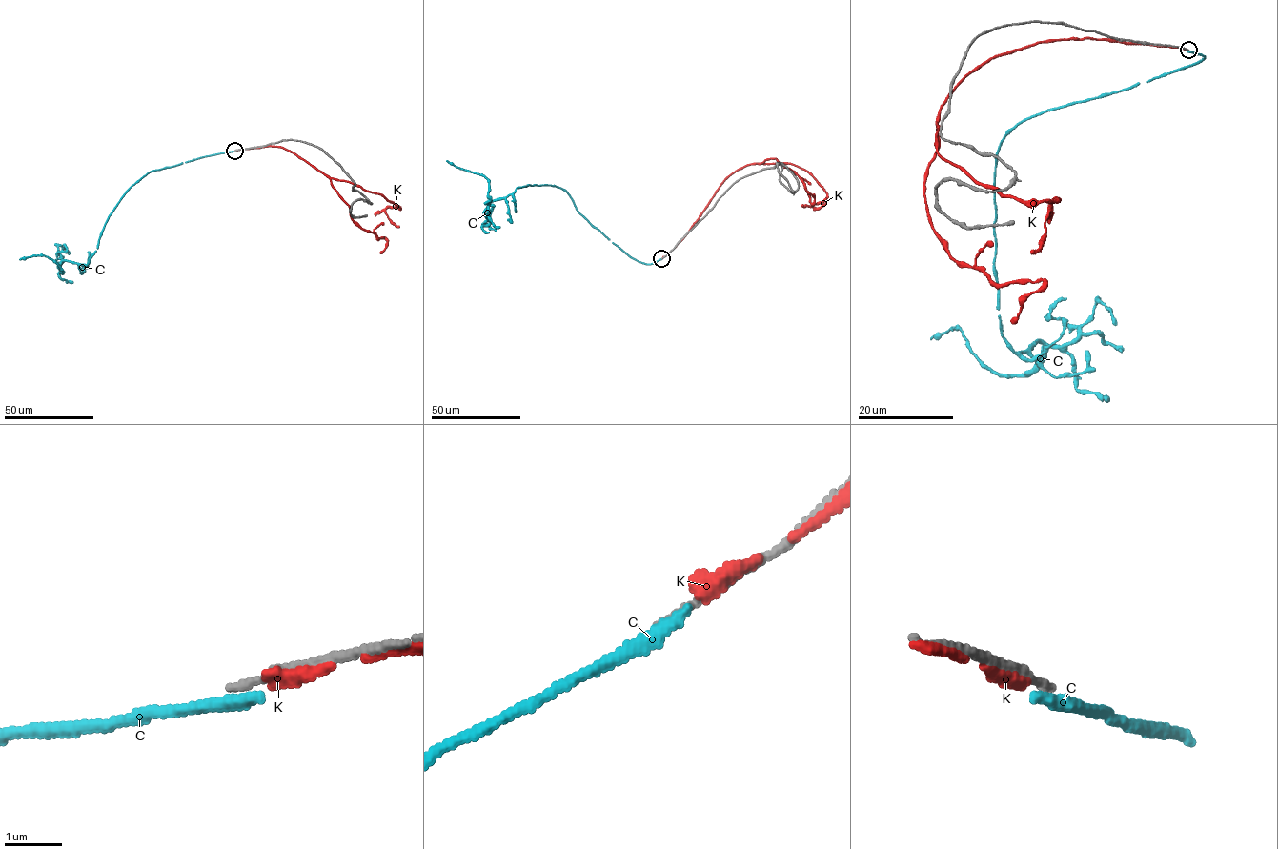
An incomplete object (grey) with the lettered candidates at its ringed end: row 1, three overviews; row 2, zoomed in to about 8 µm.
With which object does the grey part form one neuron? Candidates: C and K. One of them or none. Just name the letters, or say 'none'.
none

